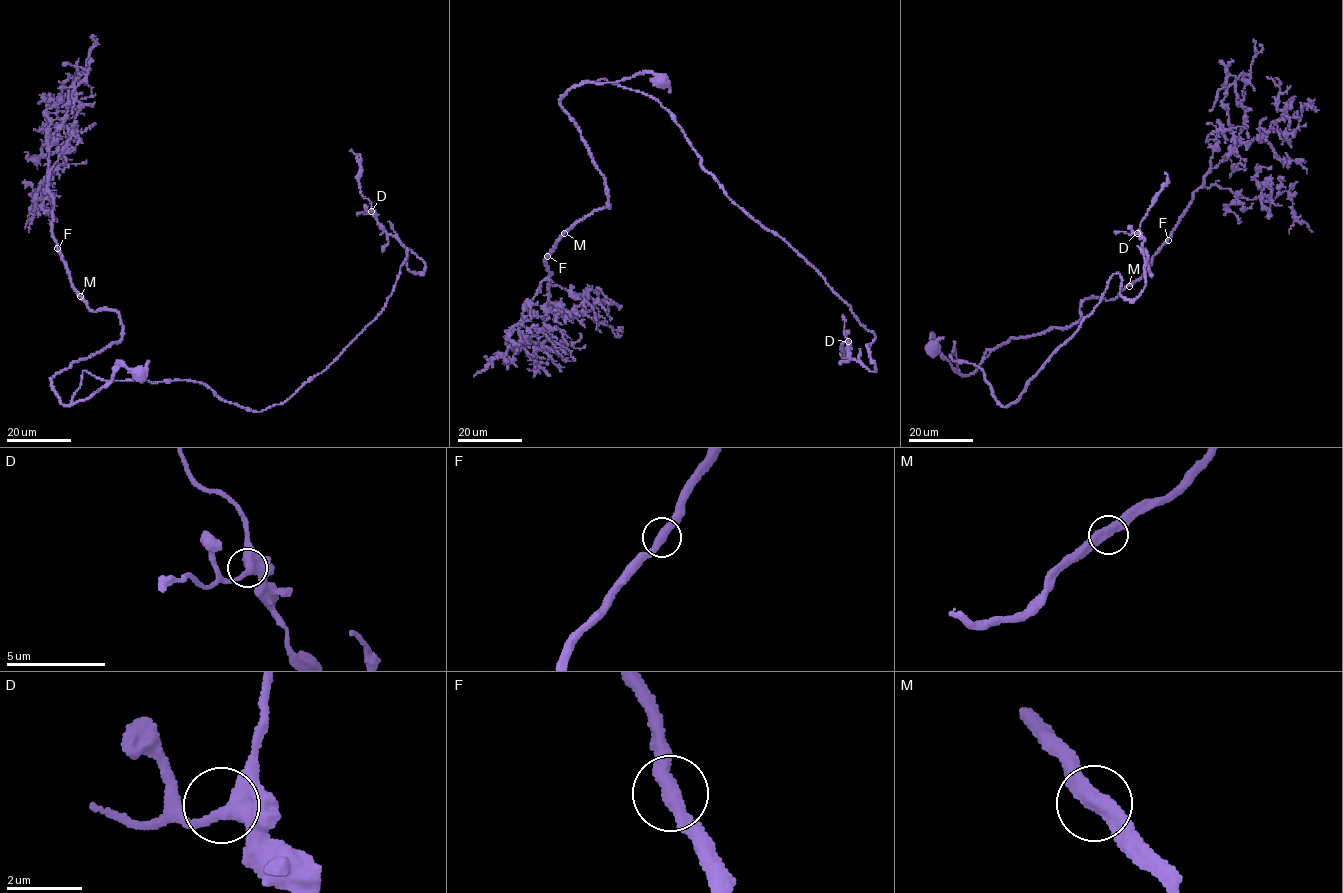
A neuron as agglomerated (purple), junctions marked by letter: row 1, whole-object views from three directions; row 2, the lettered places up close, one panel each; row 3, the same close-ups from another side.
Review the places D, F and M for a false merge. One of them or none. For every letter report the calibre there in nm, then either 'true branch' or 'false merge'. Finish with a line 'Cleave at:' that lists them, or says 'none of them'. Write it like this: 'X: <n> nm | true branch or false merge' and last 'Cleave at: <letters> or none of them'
D: 380 nm | true branch
F: 400 nm | true branch
M: 400 nm | true branch
Cleave at: none of them

